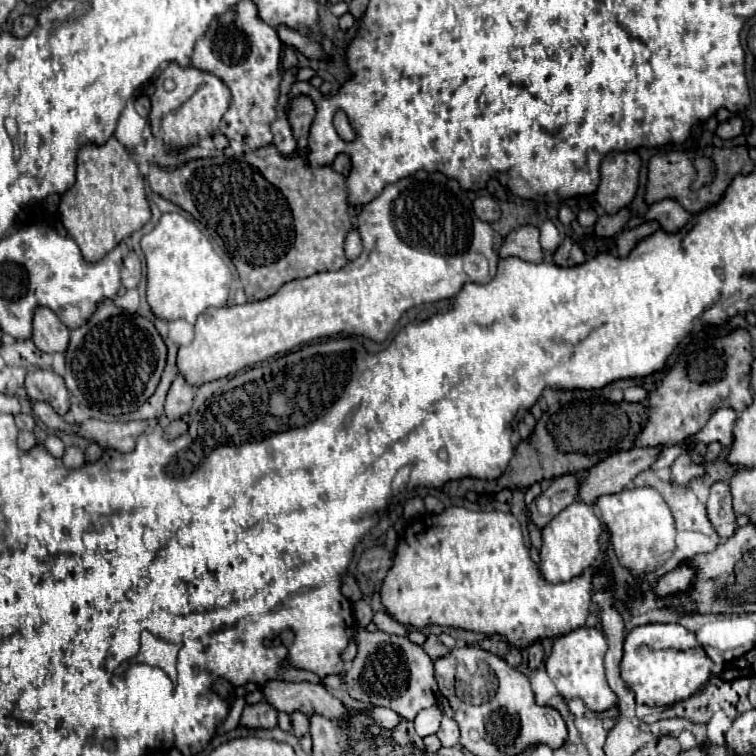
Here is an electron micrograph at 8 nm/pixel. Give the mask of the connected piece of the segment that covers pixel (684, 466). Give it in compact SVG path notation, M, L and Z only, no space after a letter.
M688 454L678 456L678 460L672 464L672 482L676 484L688 484L692 478L698 478L702 474L704 474L704 466L692 464Z

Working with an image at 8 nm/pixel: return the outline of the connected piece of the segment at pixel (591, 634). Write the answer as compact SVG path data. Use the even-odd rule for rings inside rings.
M588 626L574 628L554 640L552 652L546 660L546 670L548 670L548 676L554 680L558 692L566 700L582 698L586 708L596 710L596 712L602 712L616 704L616 694L610 690L610 686L606 682L606 674L604 674L606 650L608 650L606 636L600 630L588 628Z

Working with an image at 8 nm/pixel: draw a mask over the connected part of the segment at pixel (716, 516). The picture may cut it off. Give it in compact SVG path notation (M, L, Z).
M714 482L710 488L710 522L722 540L736 530L736 514L732 510L732 494L726 482Z

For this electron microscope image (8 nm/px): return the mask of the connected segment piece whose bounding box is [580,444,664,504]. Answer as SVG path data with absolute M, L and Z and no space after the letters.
M662 444L646 448L634 446L630 450L608 456L586 472L584 480L580 482L580 500L594 504L602 494L616 494L624 490L640 472L648 470L658 460L662 450Z

